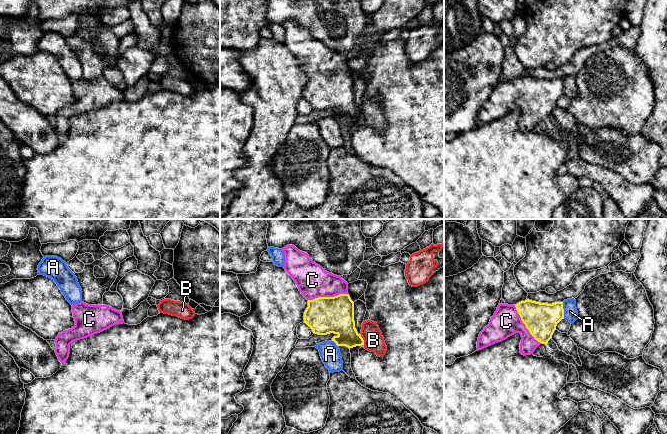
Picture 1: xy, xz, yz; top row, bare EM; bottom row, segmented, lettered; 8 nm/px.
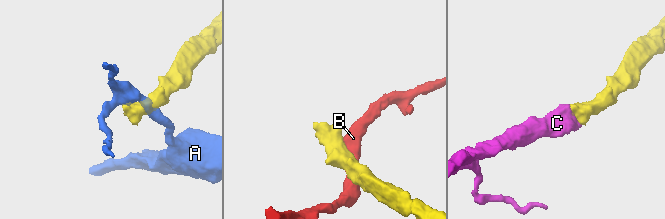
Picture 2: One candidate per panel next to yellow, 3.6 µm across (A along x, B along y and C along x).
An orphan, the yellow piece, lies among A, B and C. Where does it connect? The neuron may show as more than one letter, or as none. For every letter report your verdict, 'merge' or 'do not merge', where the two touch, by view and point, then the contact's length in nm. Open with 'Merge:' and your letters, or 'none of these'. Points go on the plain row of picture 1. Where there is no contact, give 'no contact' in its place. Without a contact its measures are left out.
Merge: C
A: do not merge | yz (563, 86) | 140 nm
B: do not merge | xz (363, 116) | 90 nm
C: merge | yz (525, 101) | 380 nm

